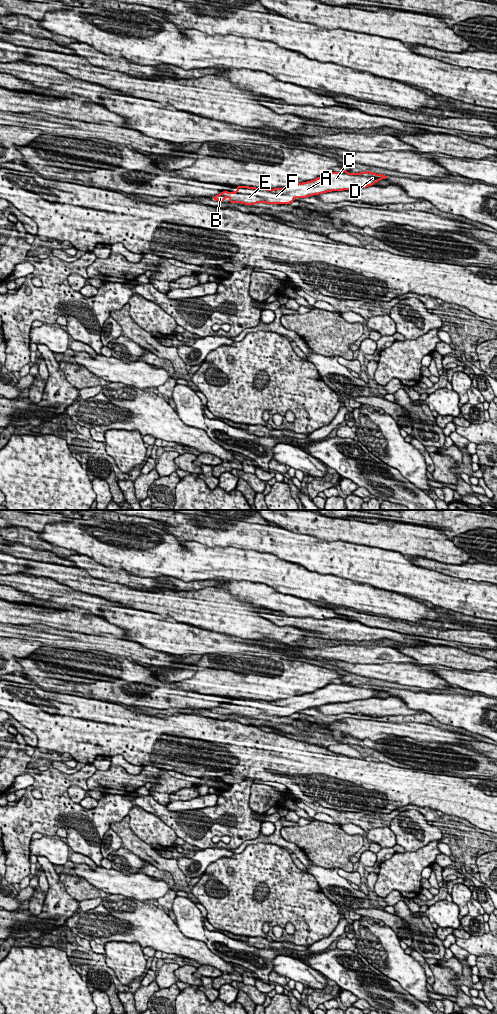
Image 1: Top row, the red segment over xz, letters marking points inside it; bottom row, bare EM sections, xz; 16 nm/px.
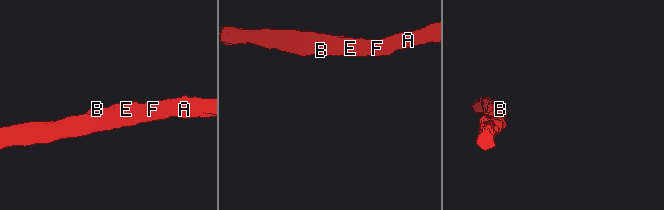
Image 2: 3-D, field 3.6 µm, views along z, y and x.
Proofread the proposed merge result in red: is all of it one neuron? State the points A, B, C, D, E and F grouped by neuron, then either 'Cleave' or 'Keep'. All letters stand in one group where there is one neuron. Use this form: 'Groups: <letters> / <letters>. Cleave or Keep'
Groups: A B C D E F. Keep

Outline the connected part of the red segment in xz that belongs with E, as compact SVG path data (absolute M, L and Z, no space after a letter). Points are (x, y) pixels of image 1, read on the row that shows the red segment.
M345 168L342 172L329 172L312 181L293 184L284 188L265 189L248 186L236 186L236 192L223 191L213 196L212 199L224 202L228 197L229 203L242 203L253 205L257 203L290 204L295 198L305 198L312 195L323 194L331 191L351 190L374 185L388 176L375 174L370 171L361 173L348 173Z

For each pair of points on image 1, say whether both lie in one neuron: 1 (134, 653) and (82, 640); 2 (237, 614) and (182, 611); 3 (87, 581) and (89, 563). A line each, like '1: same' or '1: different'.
1: same
2: same
3: different

